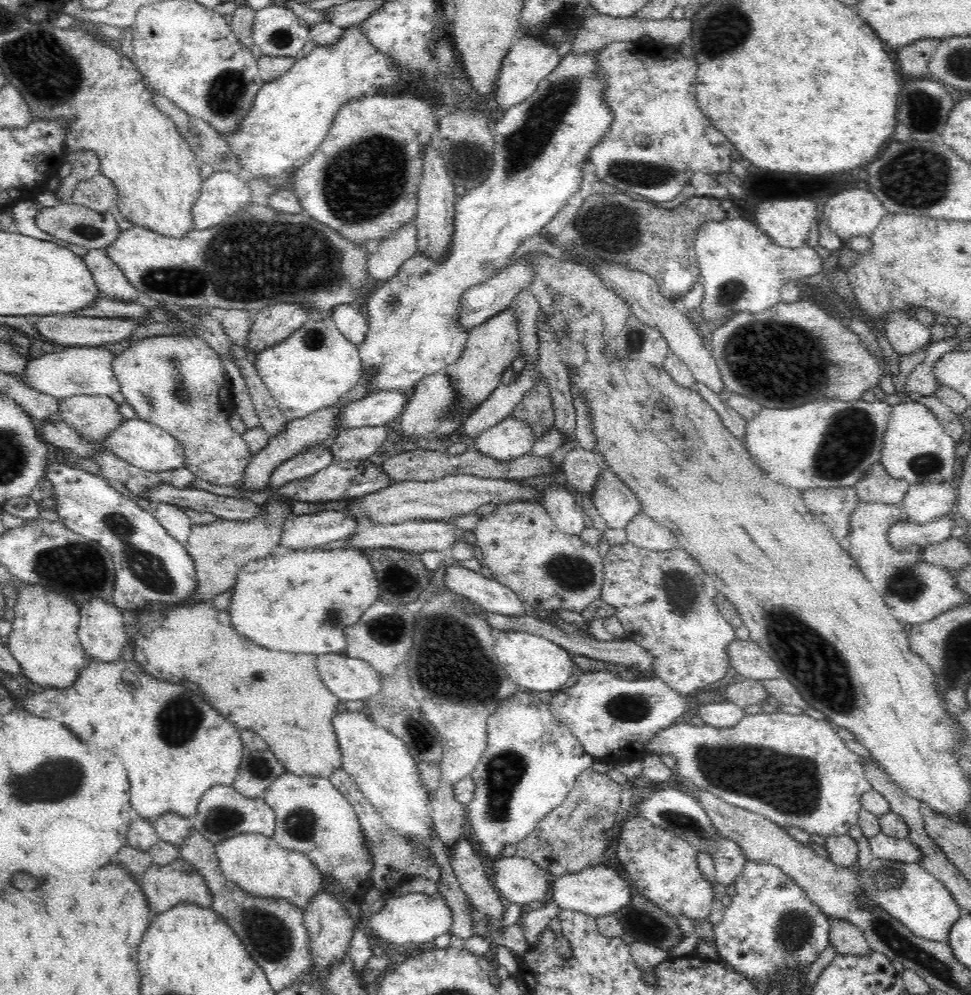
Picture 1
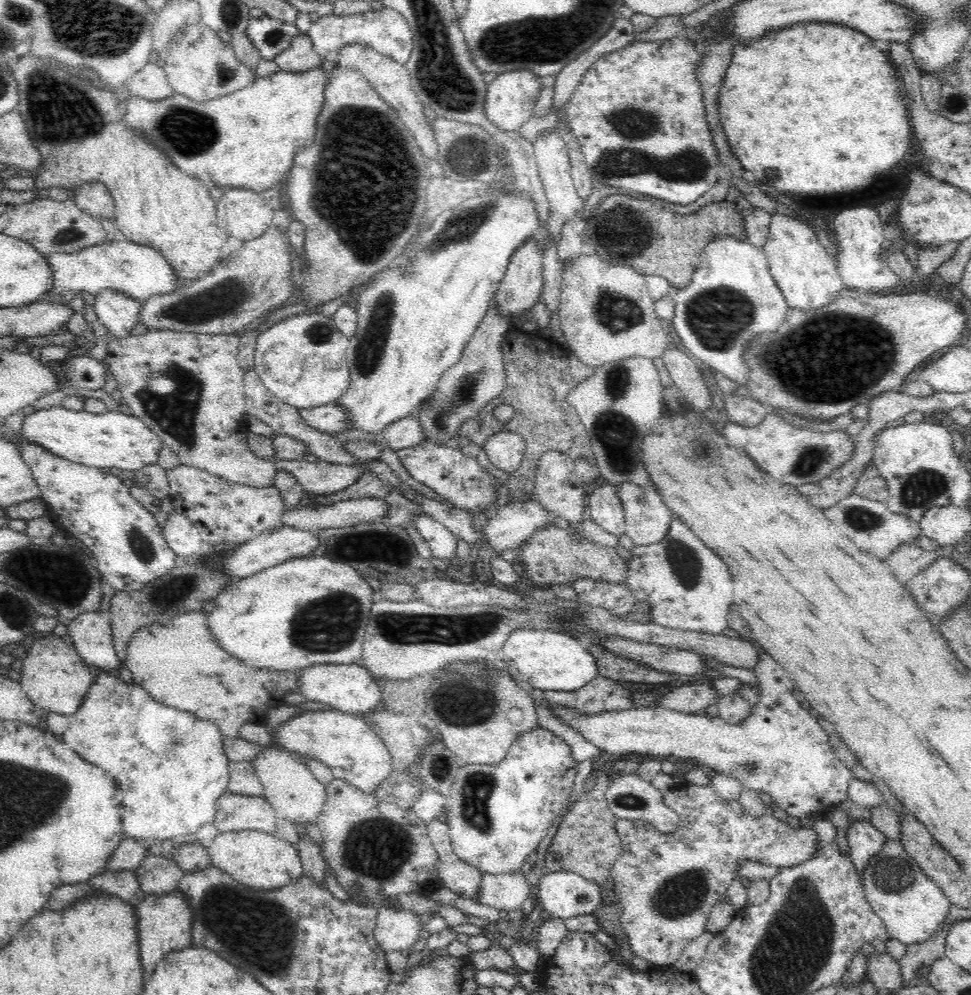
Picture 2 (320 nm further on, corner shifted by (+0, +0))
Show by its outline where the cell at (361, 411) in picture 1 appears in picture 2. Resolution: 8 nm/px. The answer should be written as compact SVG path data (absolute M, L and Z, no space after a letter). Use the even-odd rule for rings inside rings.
M336 402L312 409L298 409L298 413L310 427L329 435L354 428L350 422L350 413Z

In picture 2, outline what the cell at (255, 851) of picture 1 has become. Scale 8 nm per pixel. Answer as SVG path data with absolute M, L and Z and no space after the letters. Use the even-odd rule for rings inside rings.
M238 830L220 833L207 848L211 866L222 869L242 885L264 891L280 889L303 875L298 849L273 833Z

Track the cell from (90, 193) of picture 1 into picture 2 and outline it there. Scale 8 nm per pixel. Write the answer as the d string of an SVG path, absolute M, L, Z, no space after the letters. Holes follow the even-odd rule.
M86 182L79 185L73 202L90 216L101 221L115 218L115 203L105 184Z

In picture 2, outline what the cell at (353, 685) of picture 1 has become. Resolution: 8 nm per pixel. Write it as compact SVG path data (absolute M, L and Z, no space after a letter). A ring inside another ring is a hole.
M359 663L344 665L316 664L303 668L300 675L299 693L311 701L311 706L332 708L353 715L364 715L383 703L380 681Z

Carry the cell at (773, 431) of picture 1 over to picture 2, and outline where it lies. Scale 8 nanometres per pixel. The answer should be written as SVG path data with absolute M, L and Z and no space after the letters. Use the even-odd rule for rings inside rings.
M769 413L765 420L754 428L727 422L722 436L732 446L746 450L748 456L756 462L756 466L766 470L774 480L794 484L794 486L800 486L804 482L816 483L828 478L834 470L850 460L856 442L855 438L851 439L846 433L846 429L827 434L816 433L808 429L792 427L776 413Z

